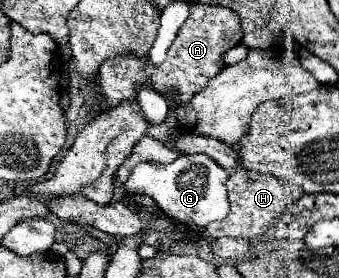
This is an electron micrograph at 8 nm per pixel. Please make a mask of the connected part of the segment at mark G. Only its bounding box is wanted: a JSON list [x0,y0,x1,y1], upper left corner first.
[125,154,229,230]

